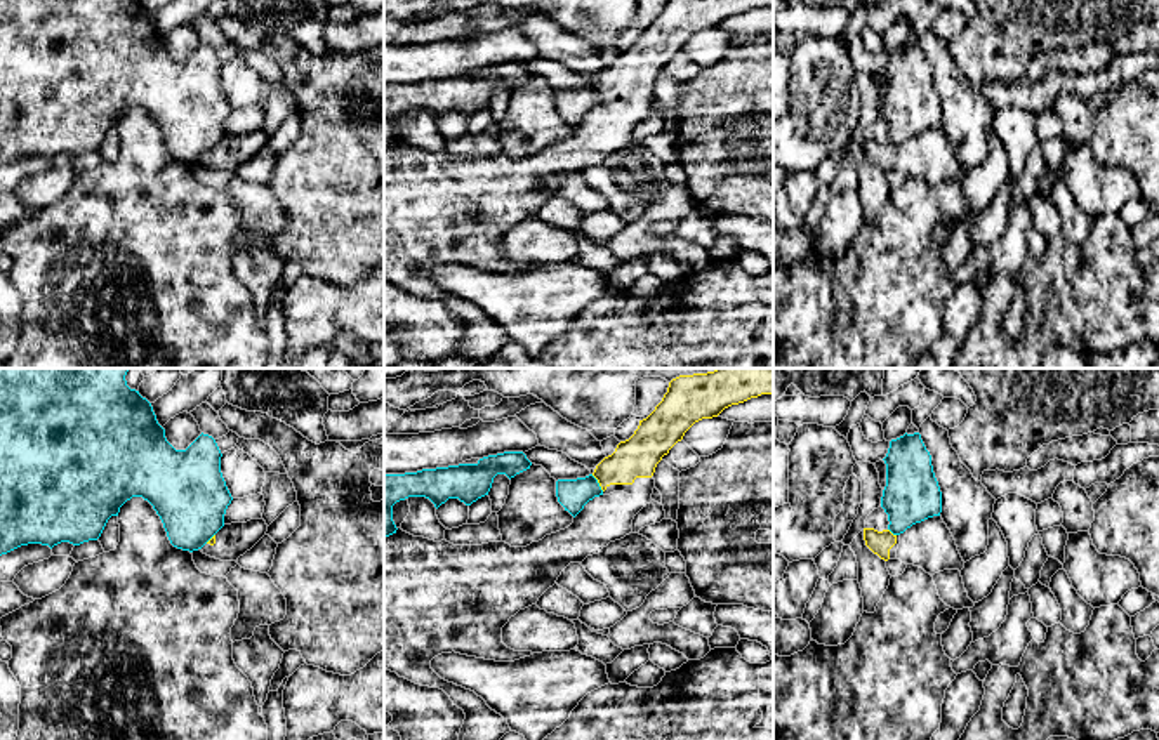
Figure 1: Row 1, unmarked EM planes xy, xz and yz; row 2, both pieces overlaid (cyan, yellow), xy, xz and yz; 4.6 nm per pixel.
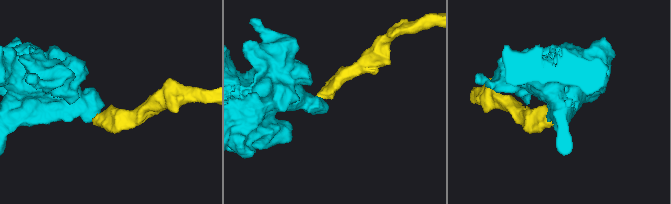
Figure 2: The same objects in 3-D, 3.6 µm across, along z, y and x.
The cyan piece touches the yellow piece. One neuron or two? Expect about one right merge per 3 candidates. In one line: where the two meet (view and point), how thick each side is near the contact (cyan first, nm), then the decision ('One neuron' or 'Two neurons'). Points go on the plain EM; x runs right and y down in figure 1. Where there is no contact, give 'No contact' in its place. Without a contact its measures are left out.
Touches cyan at xz (598, 94). Thickness 140 nm (cyan) against 190 nm. Two neurons

